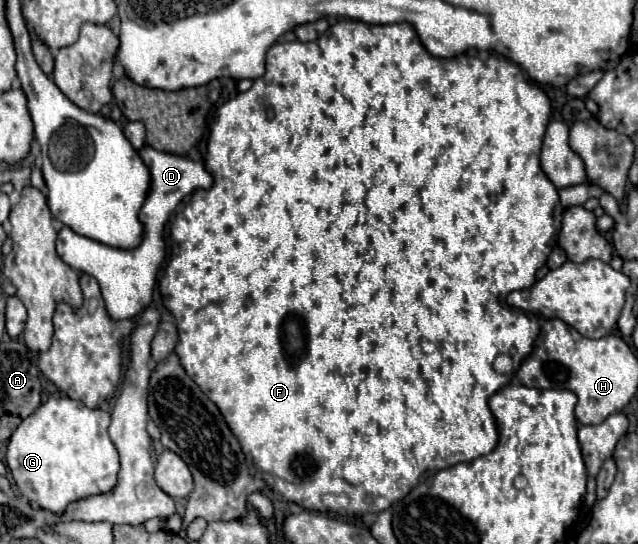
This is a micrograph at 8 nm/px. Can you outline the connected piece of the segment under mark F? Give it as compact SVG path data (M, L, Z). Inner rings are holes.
M343 18L335 22L329 28L329 34L313 40L313 42L277 42L267 50L267 68L261 78L257 78L251 86L251 90L239 94L237 98L229 100L217 110L217 118L211 126L209 140L207 140L207 154L205 154L205 168L213 176L213 186L209 190L199 190L191 196L191 210L183 210L181 214L175 216L171 224L171 258L167 262L165 274L159 282L159 290L163 296L163 302L167 310L175 316L177 328L179 328L179 344L177 344L177 356L181 358L181 364L185 372L193 378L193 382L219 406L221 414L225 416L225 422L229 424L231 432L237 436L241 442L241 448L245 452L247 464L253 472L253 476L263 478L269 486L277 480L297 484L297 488L273 488L283 494L285 500L295 502L307 510L327 512L355 516L355 514L379 514L385 508L389 508L393 502L405 498L417 484L425 482L429 476L443 468L451 468L459 462L471 462L477 456L489 454L497 446L497 424L495 418L489 410L489 398L493 392L497 392L501 386L509 384L511 376L509 374L497 374L493 370L493 360L497 354L509 354L513 356L515 368L521 364L521 360L531 352L533 340L537 338L539 332L539 322L537 316L519 308L509 308L505 304L505 296L513 290L523 290L529 288L535 282L535 272L545 264L547 256L551 254L553 246L557 244L557 234L561 230L561 214L563 206L559 202L557 188L551 184L547 174L541 168L539 154L541 154L541 144L543 136L549 124L551 116L551 102L541 86L535 82L529 82L519 66L515 66L509 60L503 58L489 58L481 60L477 56L467 56L459 54L453 58L435 58L431 56L425 46L421 44L417 32L411 28L411 24L401 22L401 24L391 24L391 26L371 26L365 22L349 20Z

